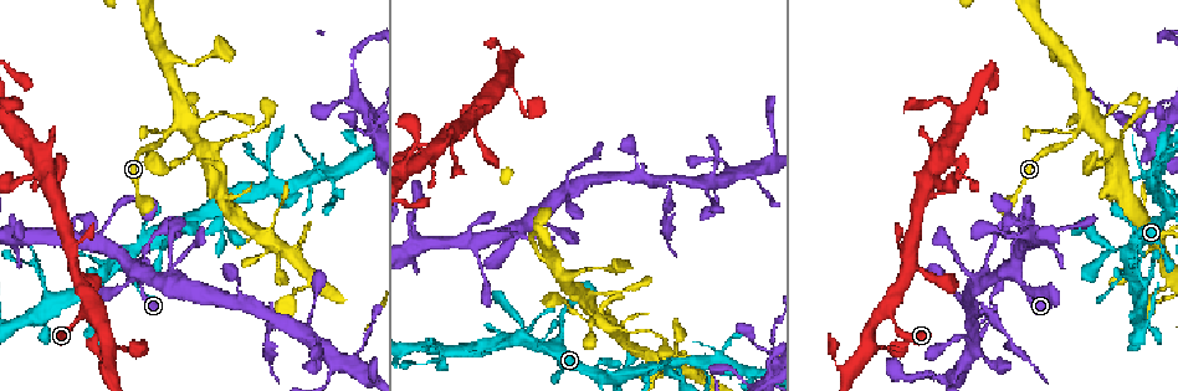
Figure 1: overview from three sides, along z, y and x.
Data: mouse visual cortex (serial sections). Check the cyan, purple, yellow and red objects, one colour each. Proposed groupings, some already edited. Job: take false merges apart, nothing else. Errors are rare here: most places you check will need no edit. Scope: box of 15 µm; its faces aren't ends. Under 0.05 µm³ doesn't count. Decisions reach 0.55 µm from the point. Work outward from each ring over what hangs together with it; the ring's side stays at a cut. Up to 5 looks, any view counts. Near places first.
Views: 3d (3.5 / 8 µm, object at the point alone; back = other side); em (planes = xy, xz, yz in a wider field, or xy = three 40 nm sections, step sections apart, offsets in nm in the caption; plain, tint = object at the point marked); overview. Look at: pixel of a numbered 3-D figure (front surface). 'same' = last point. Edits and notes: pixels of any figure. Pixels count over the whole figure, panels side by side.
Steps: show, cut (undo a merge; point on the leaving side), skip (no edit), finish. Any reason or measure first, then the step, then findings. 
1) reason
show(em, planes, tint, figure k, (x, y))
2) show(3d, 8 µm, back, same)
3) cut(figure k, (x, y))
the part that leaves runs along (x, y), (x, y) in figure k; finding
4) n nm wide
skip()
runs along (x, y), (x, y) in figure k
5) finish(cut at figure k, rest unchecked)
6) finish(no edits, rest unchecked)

three arms meet
show(3d, 3.5 µm, back, figure 1, (145, 234))

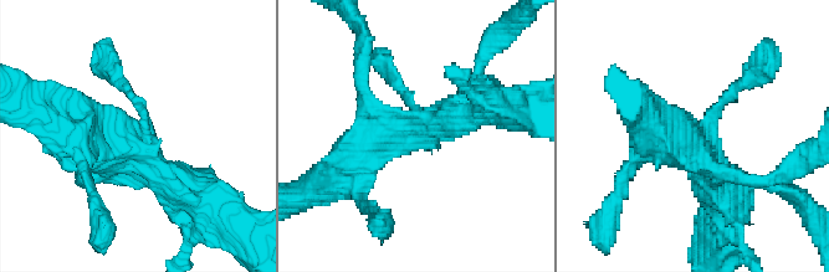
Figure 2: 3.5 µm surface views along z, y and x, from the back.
show(em, xy, step 3, tint, figure 2, (704, 132))

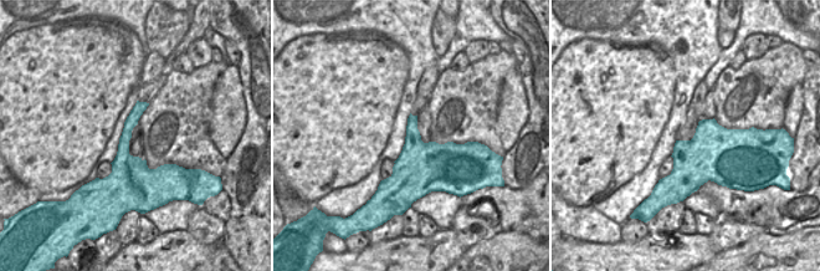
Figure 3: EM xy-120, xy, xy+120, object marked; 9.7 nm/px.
skip()
runs along (669, 136), (694, 147), (748, 75) in figure 2; continuous, no second cell

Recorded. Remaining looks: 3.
a fork
show(em, xy, step 2, tint, figure 1, (271, 183))

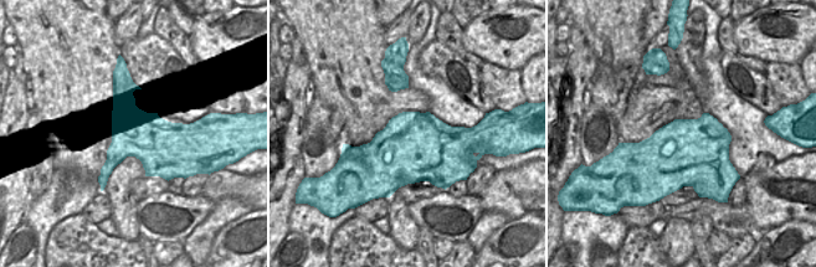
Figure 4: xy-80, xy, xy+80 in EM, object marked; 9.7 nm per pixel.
wider look
show(3d, 3.5 µm, same)

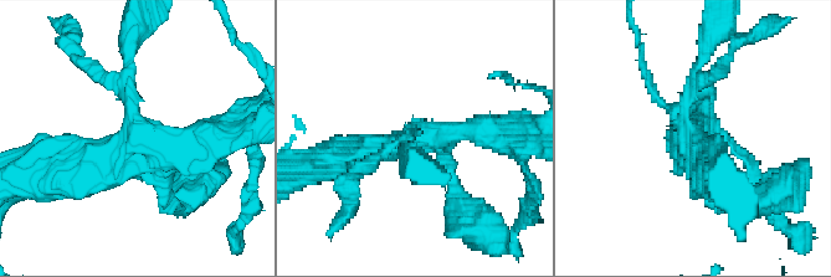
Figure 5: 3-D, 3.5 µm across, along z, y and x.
skip()
runs along (68, 178), (137, 139), (221, 136) in figure 5; all the same cell

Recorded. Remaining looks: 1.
finish(no edits, rest unchecked)

